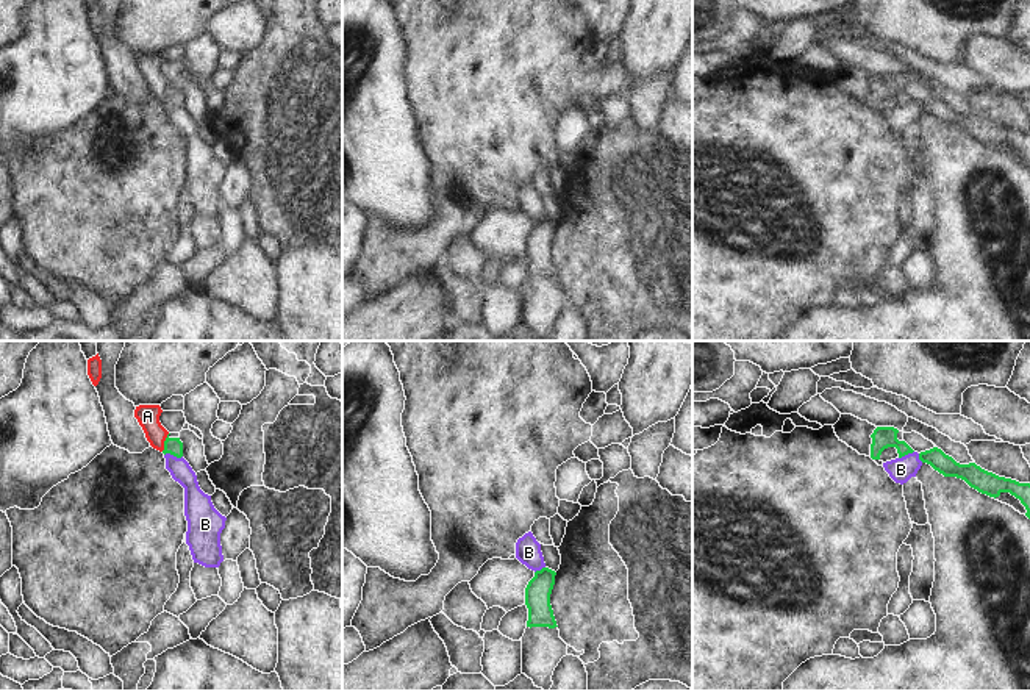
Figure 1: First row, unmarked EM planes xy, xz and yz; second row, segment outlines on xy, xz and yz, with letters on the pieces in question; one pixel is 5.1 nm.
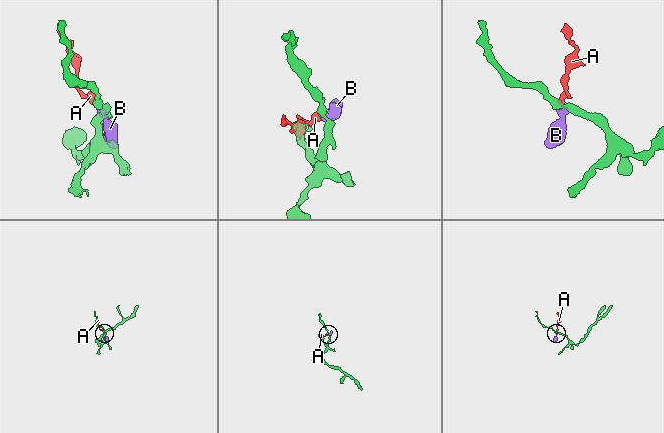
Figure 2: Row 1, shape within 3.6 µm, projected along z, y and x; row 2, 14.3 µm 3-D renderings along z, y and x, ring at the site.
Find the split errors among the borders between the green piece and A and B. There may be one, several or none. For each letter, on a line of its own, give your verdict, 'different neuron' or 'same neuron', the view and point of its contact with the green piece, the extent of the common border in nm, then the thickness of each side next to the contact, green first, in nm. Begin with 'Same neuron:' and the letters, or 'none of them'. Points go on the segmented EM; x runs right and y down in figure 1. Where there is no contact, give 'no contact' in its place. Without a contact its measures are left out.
Same neuron: none of them
A: different neuron; meets green in xy at (164, 443); contact 100 nm long; 90 nm thick on the green side, 120 nm on the other
B: different neuron; meets green in xy at (174, 455); contact 100 nm long; 90 nm thick on the green side, 110 nm on the other

